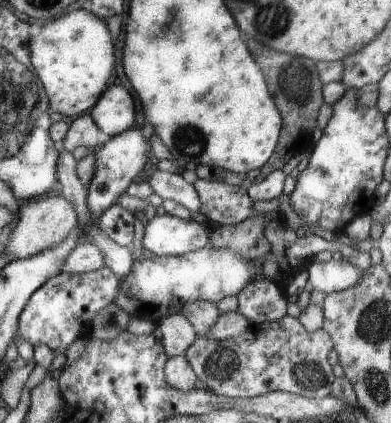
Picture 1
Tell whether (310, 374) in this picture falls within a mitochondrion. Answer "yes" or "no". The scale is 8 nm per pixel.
yes

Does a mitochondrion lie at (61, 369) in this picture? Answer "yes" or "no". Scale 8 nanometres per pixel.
no

